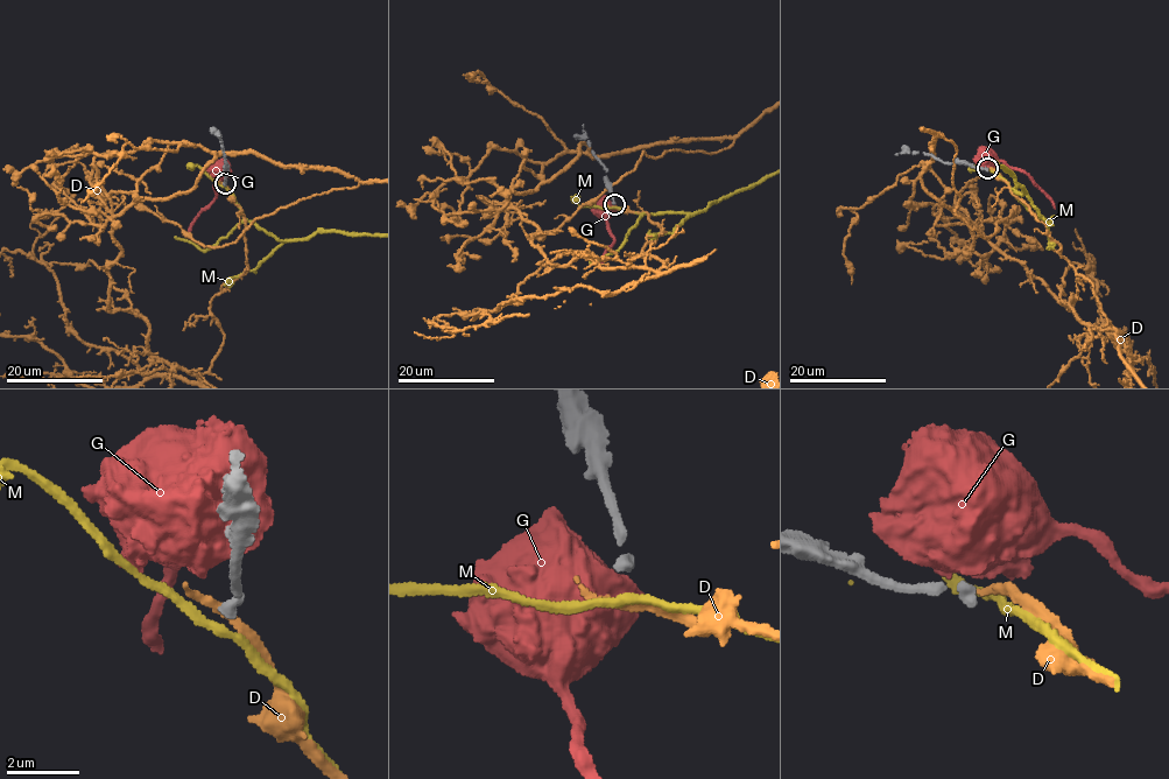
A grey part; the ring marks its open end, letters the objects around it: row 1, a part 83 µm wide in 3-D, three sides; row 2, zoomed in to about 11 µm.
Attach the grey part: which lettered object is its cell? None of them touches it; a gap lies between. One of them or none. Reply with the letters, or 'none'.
none

